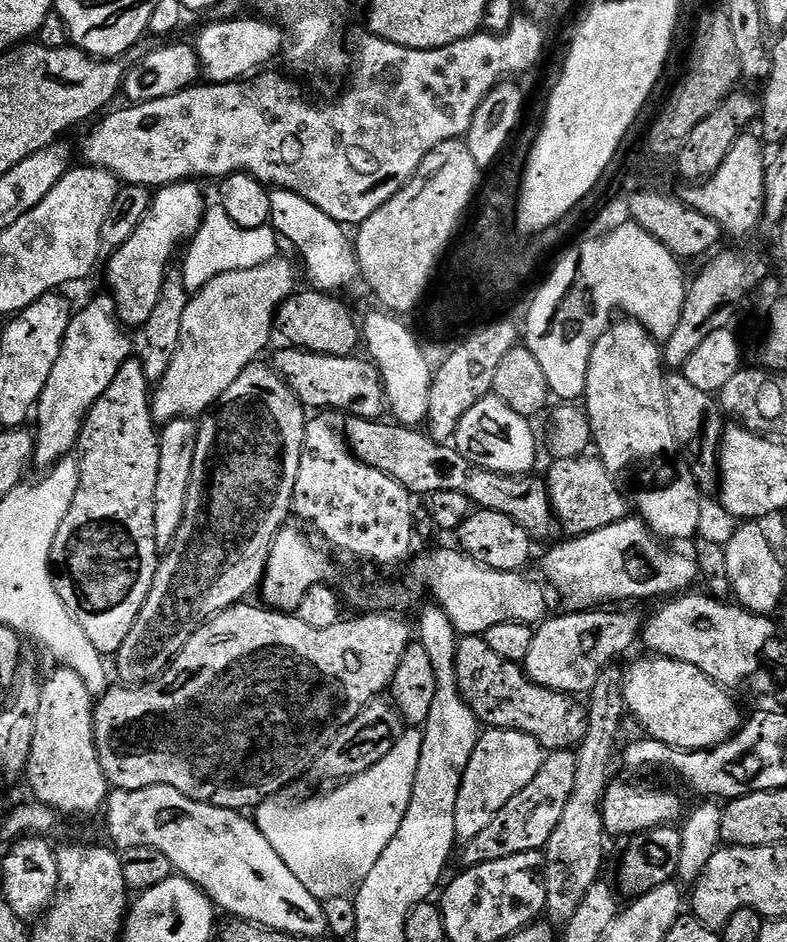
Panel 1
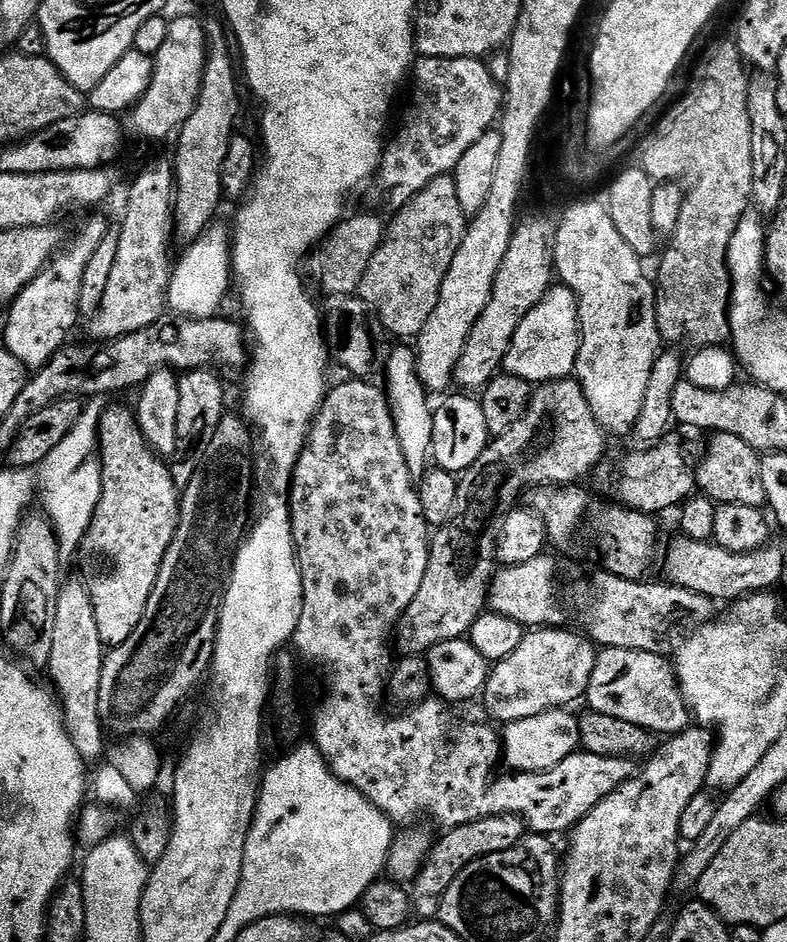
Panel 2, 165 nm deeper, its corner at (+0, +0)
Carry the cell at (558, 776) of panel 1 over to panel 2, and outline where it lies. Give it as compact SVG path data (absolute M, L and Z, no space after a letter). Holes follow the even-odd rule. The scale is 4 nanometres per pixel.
M518 815L490 816L466 826L449 828L443 835L440 841L437 839L431 845L420 872L410 884L410 908L420 918L432 918L439 913L440 899L446 894L450 882L454 882L470 862L490 854L502 854L502 850L510 850L524 839L526 825Z

